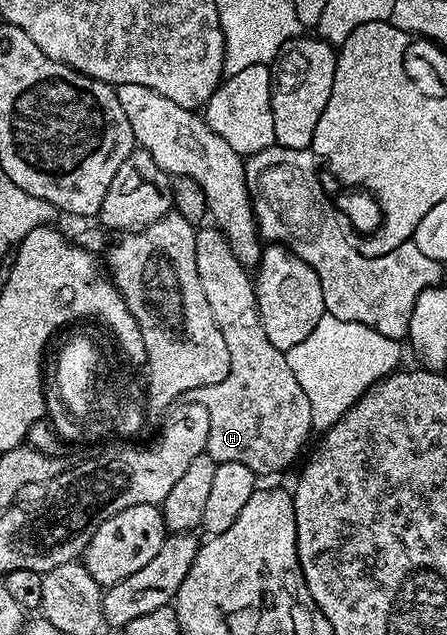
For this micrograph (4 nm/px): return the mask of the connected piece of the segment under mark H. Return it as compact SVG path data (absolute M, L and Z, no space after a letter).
M214 225L200 226L195 233L195 253L201 289L209 301L209 309L213 309L213 321L217 321L217 329L221 329L221 337L225 337L225 345L229 349L229 377L225 377L225 381L217 381L217 385L198 387L193 393L194 402L205 405L205 413L209 413L206 454L214 463L237 461L259 477L275 475L298 457L299 450L307 443L307 434L312 434L309 397L305 397L301 385L297 385L297 377L293 377L293 369L289 369L286 354L279 351L269 337L265 337L252 276L227 244L223 232Z

